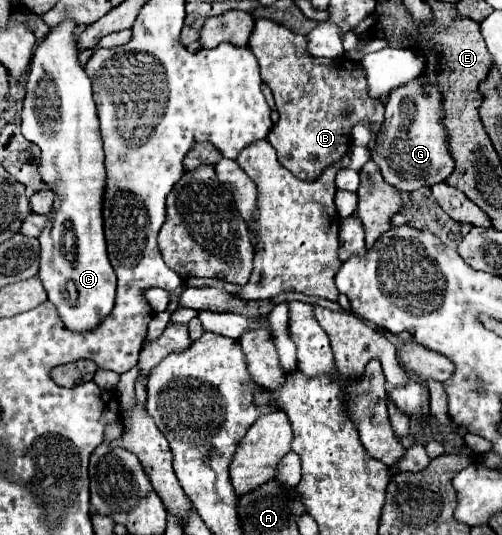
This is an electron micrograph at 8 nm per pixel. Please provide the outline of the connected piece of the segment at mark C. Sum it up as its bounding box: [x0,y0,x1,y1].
[22,21,116,331]

